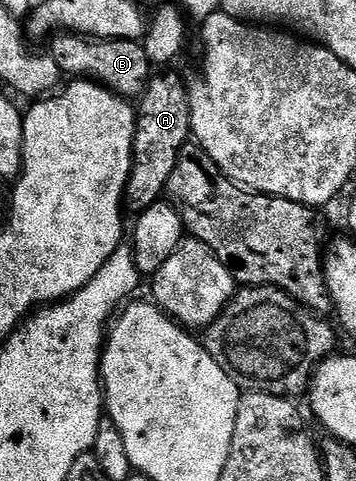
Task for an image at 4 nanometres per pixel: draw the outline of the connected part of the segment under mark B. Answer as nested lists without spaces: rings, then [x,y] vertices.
[[[62,32],[53,35],[50,43],[50,54],[65,77],[94,80],[97,85],[125,98],[143,96],[154,72],[154,65],[146,58],[146,50],[139,40],[97,40],[90,36],[78,36],[74,32]]]

